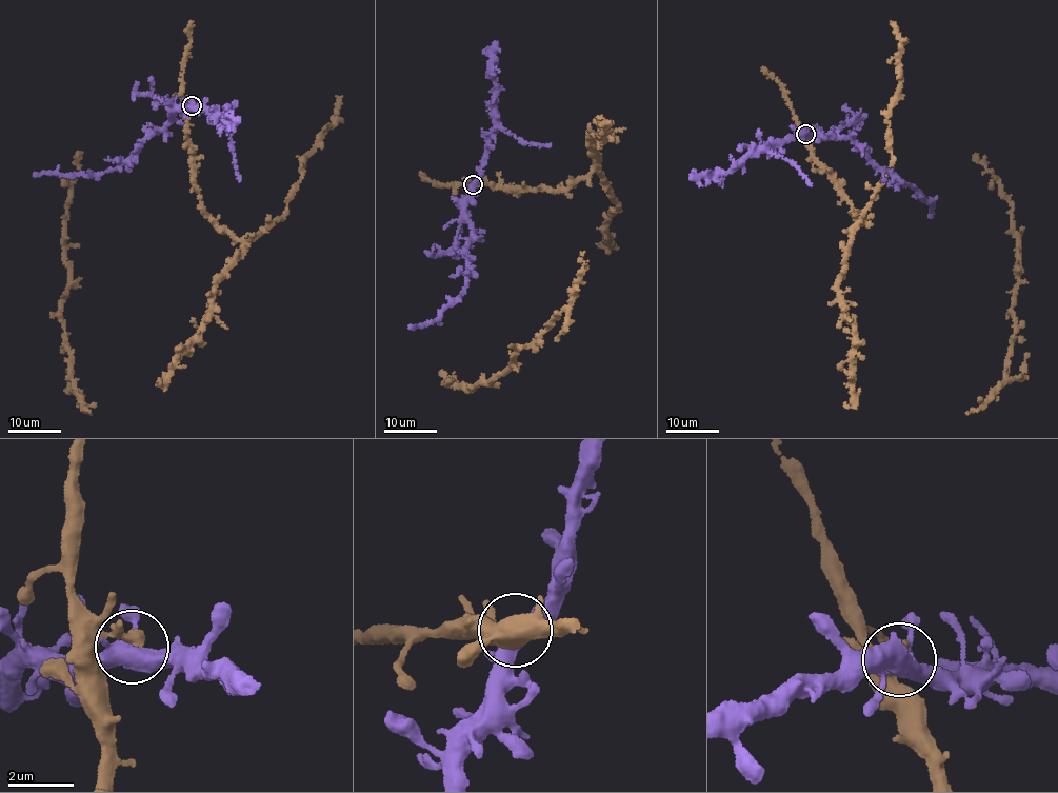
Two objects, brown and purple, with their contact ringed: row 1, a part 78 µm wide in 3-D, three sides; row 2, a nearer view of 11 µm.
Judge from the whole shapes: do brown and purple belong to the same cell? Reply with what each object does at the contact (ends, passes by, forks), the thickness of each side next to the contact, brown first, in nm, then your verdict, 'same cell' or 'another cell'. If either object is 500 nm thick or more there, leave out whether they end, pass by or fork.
brown passes by | purple forks | 240/420 nm | another cell

